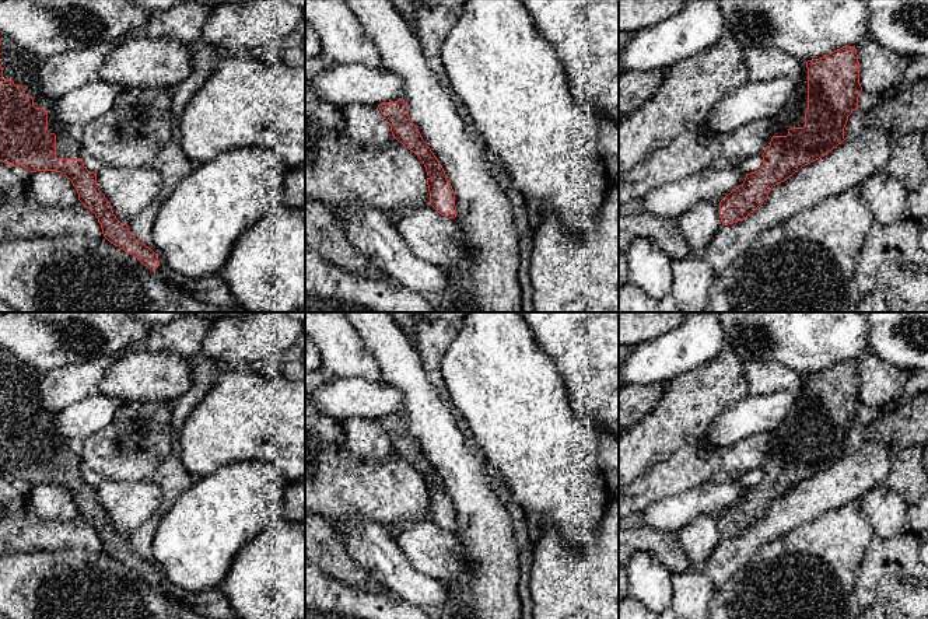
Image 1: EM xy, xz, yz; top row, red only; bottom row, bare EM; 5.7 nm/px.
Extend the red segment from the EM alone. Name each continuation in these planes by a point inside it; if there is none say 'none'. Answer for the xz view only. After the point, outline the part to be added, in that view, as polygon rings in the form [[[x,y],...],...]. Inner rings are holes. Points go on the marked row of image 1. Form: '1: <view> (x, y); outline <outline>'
none

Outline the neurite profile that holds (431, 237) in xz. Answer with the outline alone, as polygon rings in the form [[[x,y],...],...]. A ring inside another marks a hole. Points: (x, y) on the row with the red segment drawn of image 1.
[[[430,202],[399,210],[395,225],[409,249],[421,260],[451,269],[470,258],[459,224],[455,218],[441,216]]]

